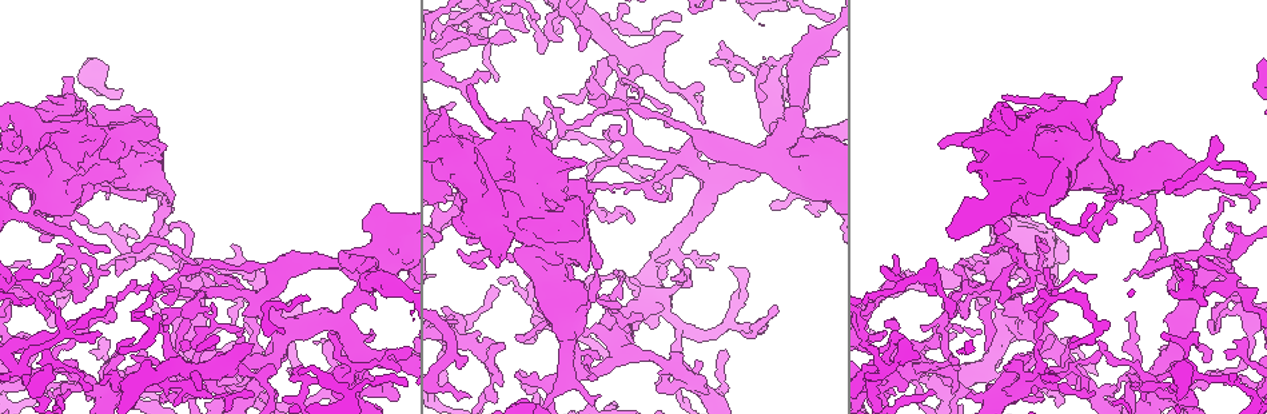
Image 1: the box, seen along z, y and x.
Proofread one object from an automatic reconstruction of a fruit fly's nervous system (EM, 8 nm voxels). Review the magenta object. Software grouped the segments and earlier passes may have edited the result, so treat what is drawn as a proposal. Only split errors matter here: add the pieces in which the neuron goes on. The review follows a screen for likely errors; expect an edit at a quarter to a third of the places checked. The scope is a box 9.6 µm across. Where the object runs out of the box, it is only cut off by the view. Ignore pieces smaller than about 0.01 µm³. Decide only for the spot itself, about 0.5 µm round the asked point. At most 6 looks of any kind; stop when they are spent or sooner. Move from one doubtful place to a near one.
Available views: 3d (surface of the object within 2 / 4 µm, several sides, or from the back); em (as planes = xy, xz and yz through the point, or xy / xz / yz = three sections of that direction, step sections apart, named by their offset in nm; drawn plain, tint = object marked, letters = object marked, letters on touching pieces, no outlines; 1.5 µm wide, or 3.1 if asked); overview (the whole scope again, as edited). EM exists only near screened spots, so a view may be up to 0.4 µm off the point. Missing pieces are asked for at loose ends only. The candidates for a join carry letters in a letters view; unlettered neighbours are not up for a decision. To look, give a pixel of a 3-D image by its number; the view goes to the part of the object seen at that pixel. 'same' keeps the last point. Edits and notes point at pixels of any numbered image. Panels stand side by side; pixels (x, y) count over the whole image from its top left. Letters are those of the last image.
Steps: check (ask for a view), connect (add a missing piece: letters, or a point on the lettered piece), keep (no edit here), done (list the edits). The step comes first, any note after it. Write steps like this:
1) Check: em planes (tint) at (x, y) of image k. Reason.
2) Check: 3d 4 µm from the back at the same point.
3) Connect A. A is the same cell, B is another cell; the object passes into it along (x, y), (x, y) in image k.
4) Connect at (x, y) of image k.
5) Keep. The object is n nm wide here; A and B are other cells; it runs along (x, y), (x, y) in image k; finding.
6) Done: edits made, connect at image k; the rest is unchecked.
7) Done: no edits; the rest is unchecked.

Check: em xz step 8 (tint) at (106, 252) of image 1. Branch stops here.

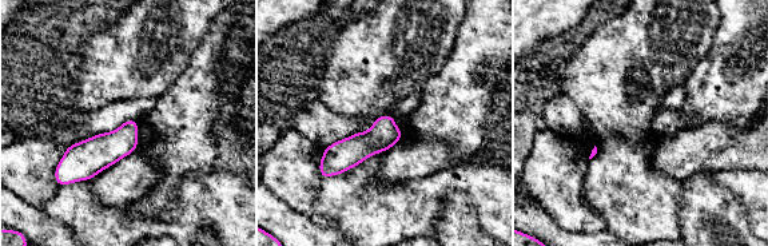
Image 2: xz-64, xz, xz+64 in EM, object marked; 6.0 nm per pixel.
Check: em yz step 8 (letters) at the same point. Cut it another way.

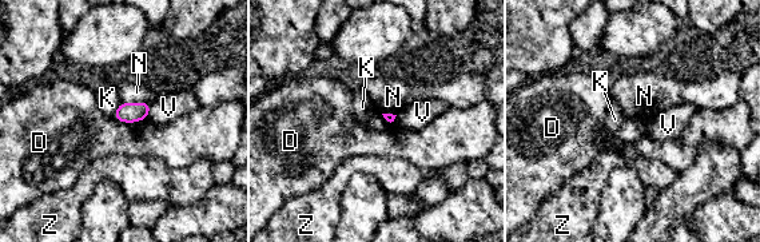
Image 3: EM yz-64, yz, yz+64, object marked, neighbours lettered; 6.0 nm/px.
Keep. D, K, N, V and Z are other cells; a border runs along (111, 116), (123, 122), (146, 119) in image 3; no lettered piece goes on from it.

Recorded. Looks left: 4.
Check: em planes (letters) at (111, 303) of image 1. Thin end.

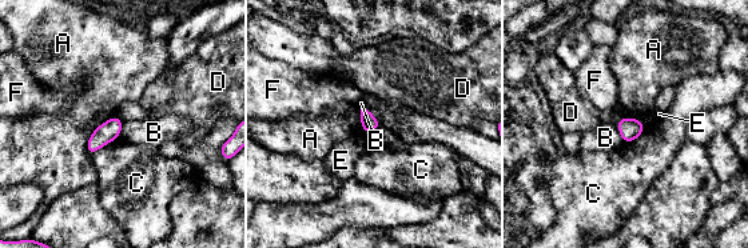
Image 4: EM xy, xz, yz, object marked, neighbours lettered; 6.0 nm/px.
Keep. The object is 100 nm wide here; A, B, C, D, E and F are other cells; a border runs along (615, 124), (624, 143) in image 4; no lettered piece goes on from it.

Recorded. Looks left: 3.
Check: em yz step 4 (tint) at (70, 277) of image 1.

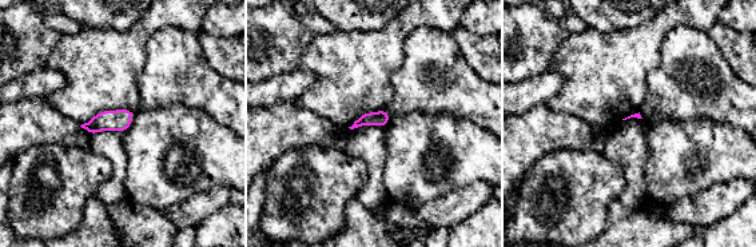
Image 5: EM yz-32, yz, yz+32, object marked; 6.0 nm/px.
Check: em planes (letters) at the same point.

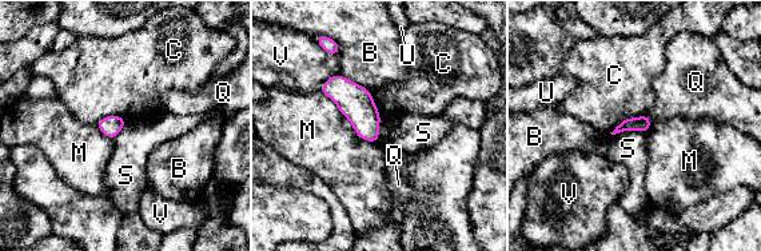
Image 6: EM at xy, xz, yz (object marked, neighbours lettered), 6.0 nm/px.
Keep. The longest contact is with M, 480 nm; B, C, M, Q, S, U and V are other cells; a border runs along (646, 131), (620, 131), (613, 135) in image 6; no lettered piece goes on from it.

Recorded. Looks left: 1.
Done: no edits; the rest is unchecked.

